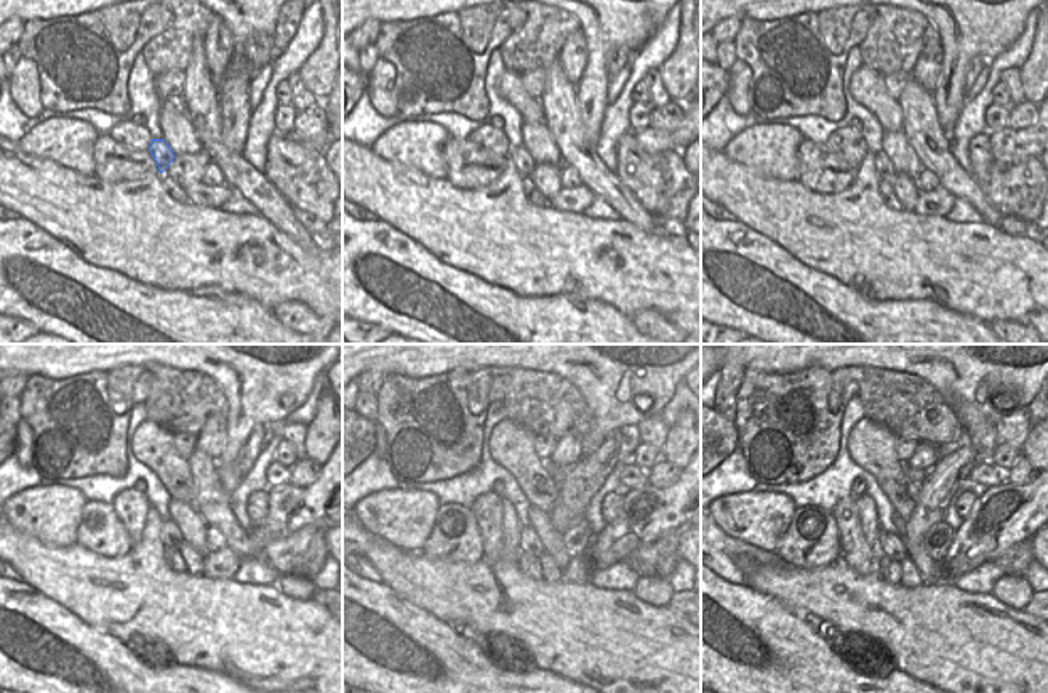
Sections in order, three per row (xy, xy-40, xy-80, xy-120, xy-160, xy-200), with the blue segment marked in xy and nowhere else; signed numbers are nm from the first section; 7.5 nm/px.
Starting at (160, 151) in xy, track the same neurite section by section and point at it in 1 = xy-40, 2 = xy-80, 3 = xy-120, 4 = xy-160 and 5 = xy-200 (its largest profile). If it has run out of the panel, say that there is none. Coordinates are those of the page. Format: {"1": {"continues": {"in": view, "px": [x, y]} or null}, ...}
{"1": {"continues": {"in": "xy-40", "px": [522, 159]}}, "2": {"continues": {"in": "xy-80", "px": [885, 170]}}, "3": {"continues": {"in": "xy-120", "px": [172, 536]}}, "4": {"continues": {"in": "xy-160", "px": [530, 543]}}, "5": {"continues": {"in": "xy-200", "px": [893, 546]}}}

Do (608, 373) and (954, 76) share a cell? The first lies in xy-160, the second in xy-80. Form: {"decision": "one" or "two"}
{"decision": "one"}

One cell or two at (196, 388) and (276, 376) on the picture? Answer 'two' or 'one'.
two

